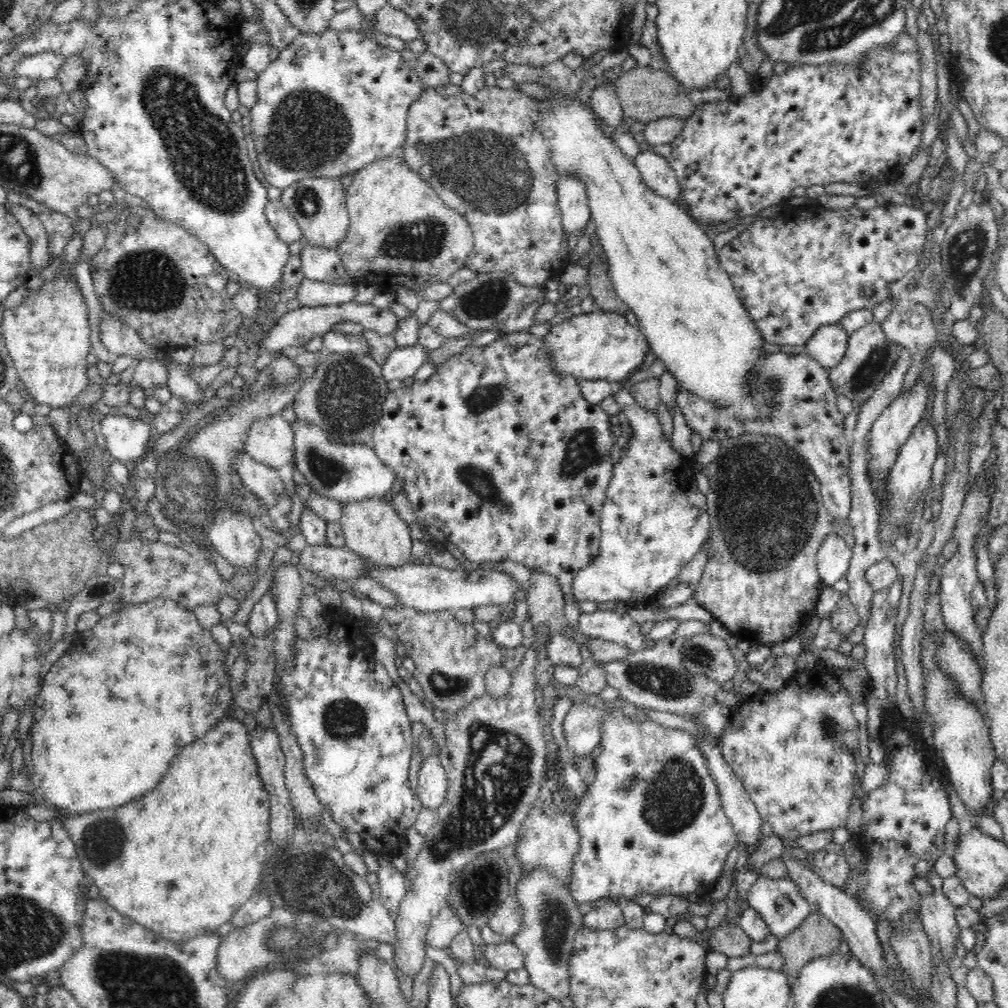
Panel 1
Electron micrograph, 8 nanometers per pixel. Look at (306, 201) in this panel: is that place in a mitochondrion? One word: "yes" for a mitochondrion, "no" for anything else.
yes

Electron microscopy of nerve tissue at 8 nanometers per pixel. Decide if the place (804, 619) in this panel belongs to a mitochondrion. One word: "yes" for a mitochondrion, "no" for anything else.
no

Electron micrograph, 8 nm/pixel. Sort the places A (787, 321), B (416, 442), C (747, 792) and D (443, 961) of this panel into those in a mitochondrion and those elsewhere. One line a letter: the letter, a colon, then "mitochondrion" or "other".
A: other
B: other
C: other
D: other

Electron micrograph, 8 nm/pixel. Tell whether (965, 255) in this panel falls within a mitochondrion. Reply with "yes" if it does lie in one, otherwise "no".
yes

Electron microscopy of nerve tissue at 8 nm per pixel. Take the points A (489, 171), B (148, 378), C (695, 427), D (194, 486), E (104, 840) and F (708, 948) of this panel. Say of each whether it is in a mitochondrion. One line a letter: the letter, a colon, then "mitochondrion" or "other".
A: mitochondrion
B: other
C: other
D: mitochondrion
E: mitochondrion
F: other

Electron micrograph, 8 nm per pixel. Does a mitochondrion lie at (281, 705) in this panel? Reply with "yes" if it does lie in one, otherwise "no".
no

